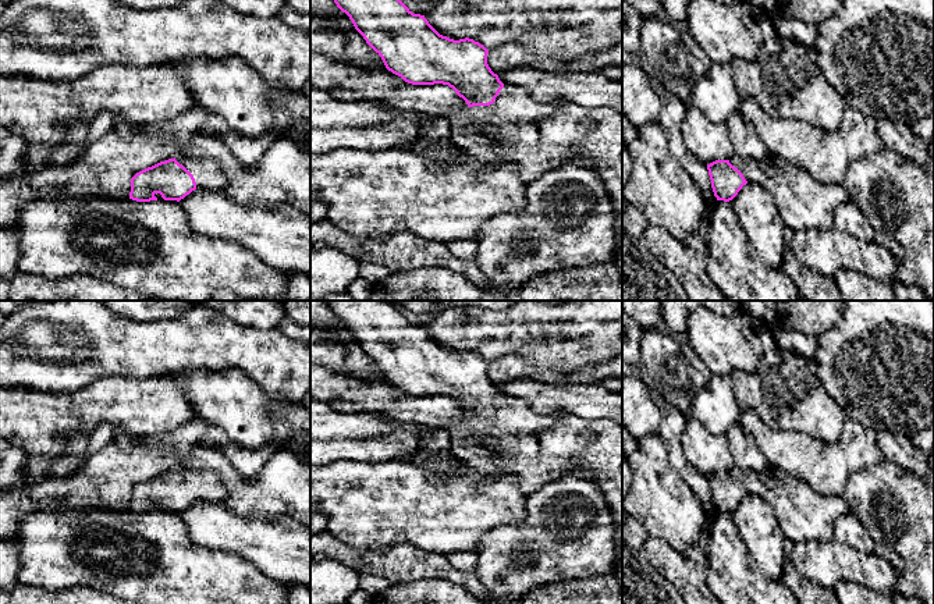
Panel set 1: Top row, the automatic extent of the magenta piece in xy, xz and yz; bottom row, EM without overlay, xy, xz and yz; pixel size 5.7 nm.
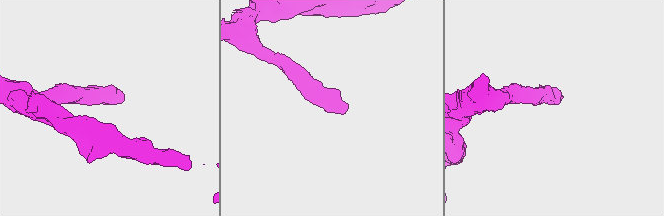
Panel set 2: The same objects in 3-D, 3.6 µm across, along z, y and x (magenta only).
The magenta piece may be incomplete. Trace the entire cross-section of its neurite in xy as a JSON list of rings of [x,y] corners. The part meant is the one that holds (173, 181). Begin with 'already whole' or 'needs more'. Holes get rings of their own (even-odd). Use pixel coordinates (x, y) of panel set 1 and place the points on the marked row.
needs more | [[[178,154],[174,159],[160,161],[136,173],[131,178],[129,199],[136,202],[157,200],[155,196],[160,193],[164,200],[180,202],[195,189],[219,189],[225,191],[228,178],[225,177],[221,164],[210,157],[187,157]]]

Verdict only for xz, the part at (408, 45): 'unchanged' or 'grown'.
grown

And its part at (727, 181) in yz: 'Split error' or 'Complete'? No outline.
Split error

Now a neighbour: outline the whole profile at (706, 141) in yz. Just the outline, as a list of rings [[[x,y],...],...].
[[[688,104],[679,127],[688,152],[702,163],[729,160],[735,154],[727,122],[711,122]]]

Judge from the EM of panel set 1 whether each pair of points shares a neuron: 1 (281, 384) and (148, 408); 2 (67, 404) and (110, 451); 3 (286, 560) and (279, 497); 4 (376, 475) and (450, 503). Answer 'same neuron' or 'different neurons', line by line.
1: different neurons
2: different neurons
3: different neurons
4: same neuron

